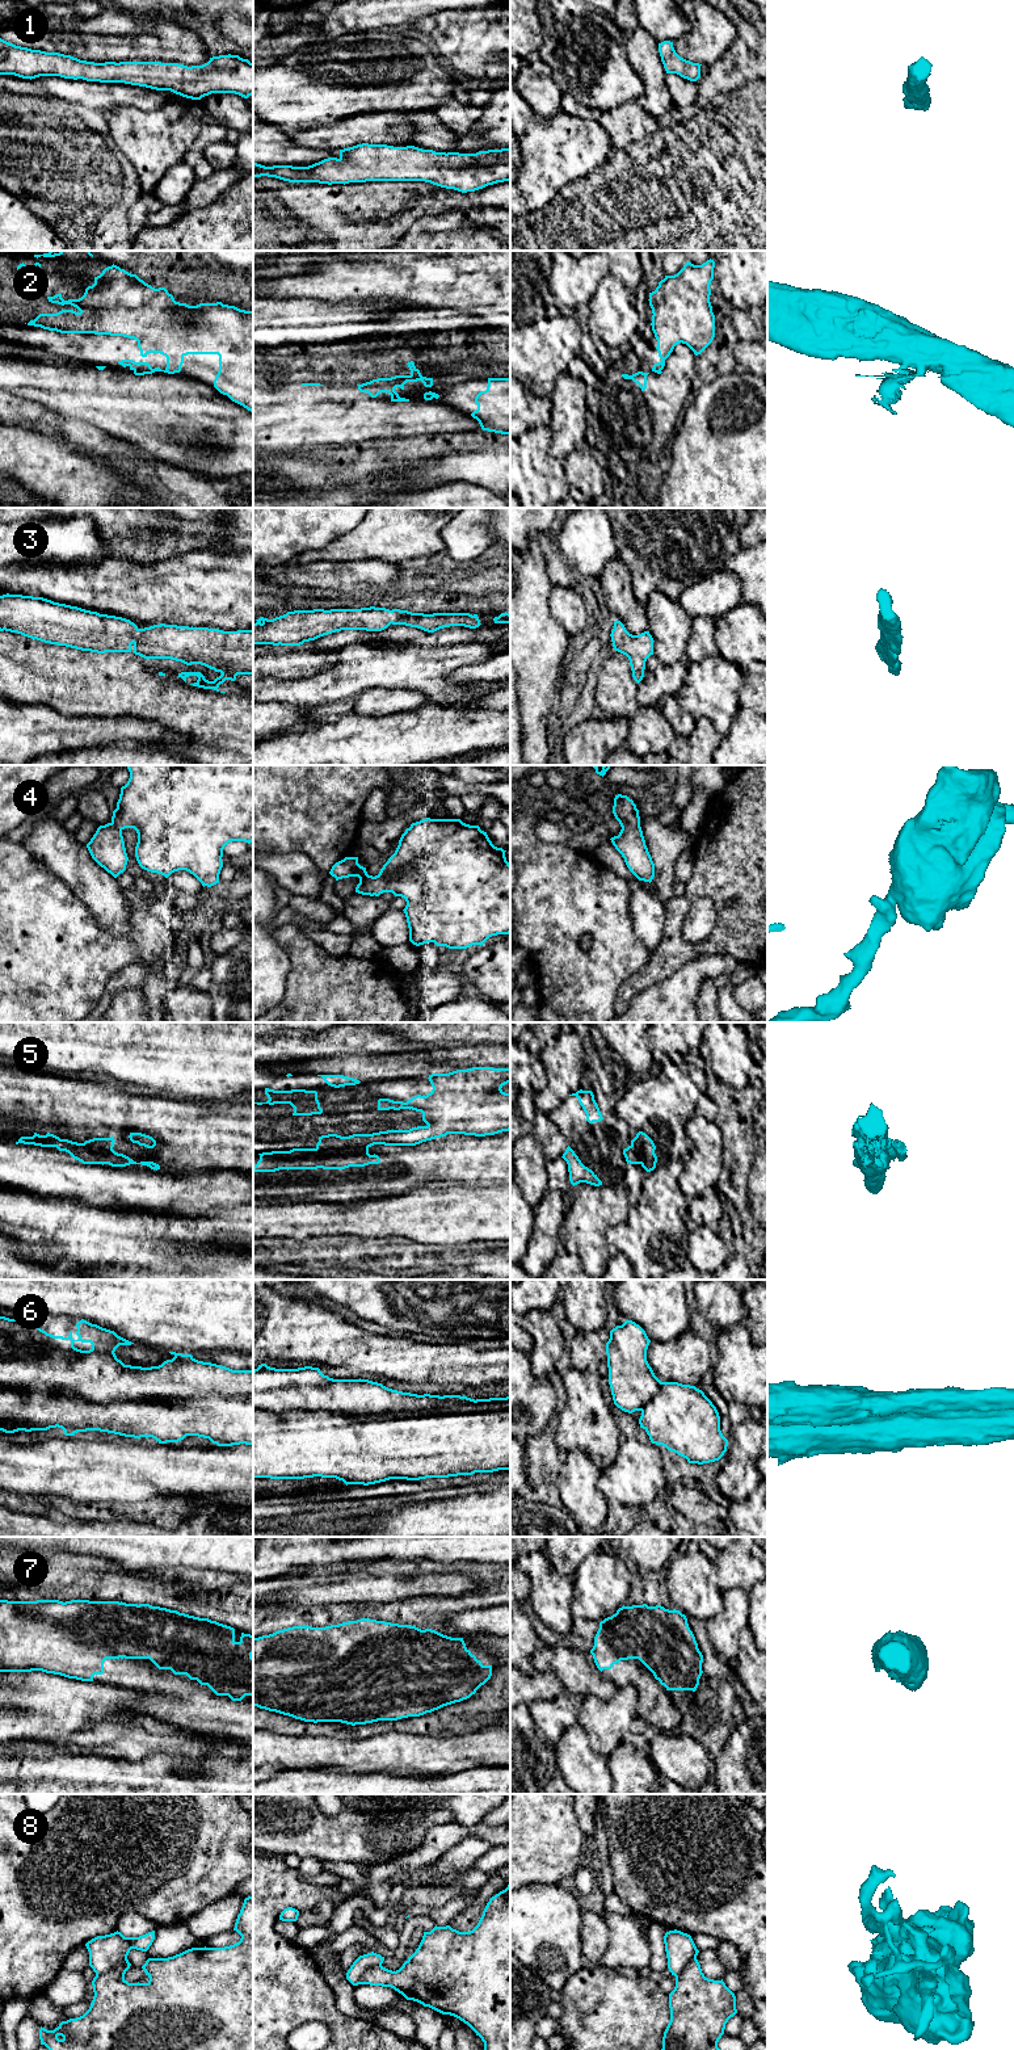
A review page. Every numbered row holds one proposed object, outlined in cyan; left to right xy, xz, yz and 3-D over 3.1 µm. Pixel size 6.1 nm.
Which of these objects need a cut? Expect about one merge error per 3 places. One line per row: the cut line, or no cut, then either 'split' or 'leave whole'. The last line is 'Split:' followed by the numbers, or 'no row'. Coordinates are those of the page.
1: no cut | leave whole
2: xy (134, 370), (151, 373) | split
3: no cut | leave whole
4: no cut | leave whole
5: xy (55, 1146), (60, 1142), (74, 1142), (92, 1149), (112, 1150) | split
6: xz (253, 1408), (274, 1412), (337, 1411), (352, 1416), (509, 1412) | split
7: no cut | leave whole
8: xy (126, 1958), (117, 1966), (96, 1974) | split
Split: 2, 5, 6, 8

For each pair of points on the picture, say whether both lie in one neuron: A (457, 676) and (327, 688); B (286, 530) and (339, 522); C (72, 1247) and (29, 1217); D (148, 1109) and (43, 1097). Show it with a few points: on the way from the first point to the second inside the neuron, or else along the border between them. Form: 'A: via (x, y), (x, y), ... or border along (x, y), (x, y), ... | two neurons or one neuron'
A: border along (474, 663), (454, 669), (445, 679) | two neurons
B: via (299, 522), (325, 522) | one neuron
C: via (62, 1236), (57, 1231), (40, 1225) | one neuron
D: via (122, 1109), (79, 1109), (70, 1105) | one neuron

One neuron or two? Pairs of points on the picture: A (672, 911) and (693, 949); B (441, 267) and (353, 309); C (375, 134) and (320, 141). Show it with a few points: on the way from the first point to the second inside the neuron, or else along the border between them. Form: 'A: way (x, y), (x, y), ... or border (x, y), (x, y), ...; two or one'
A: way (673, 921), (673, 936), (682, 945); one
B: border (339, 301), (398, 301), (400, 303); two
C: way (362, 134), (340, 134), (333, 137); one

